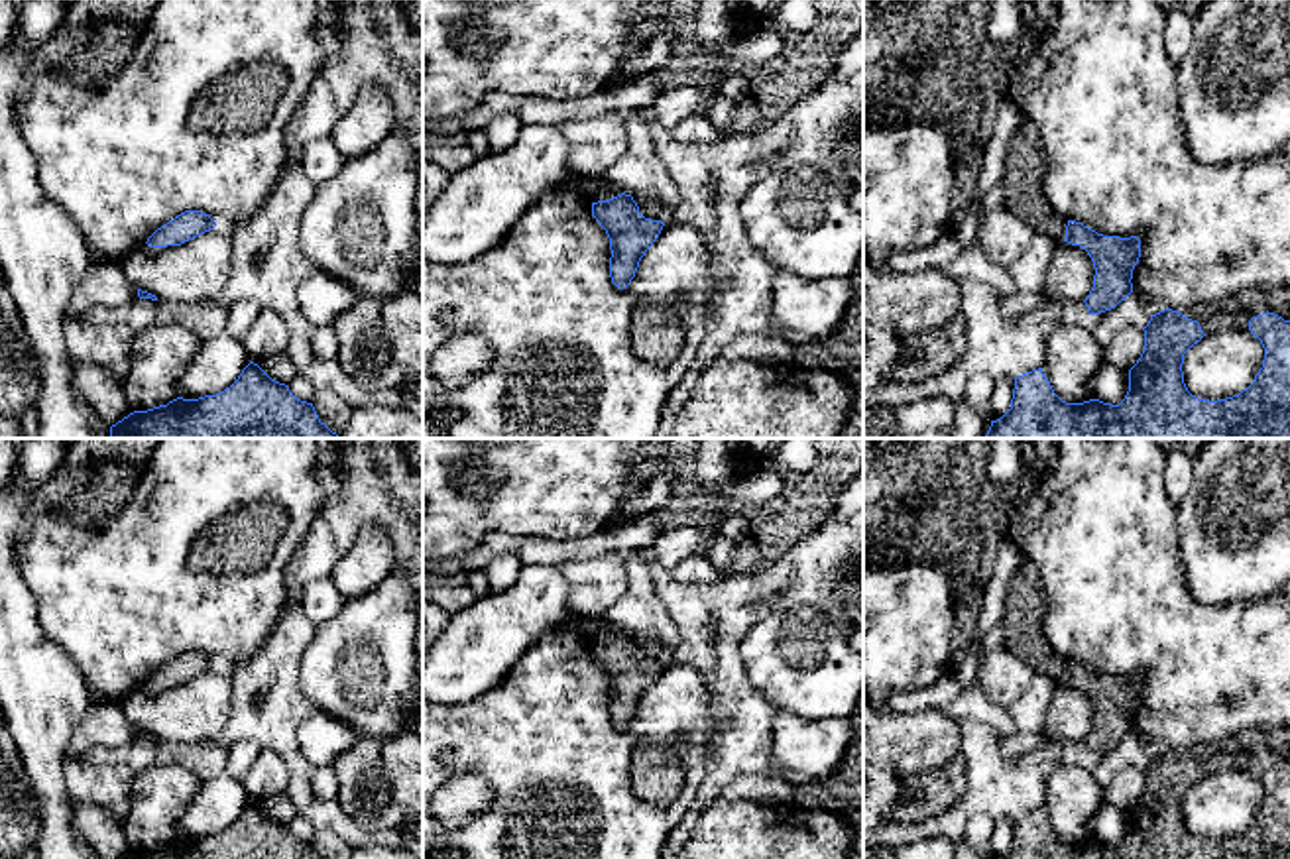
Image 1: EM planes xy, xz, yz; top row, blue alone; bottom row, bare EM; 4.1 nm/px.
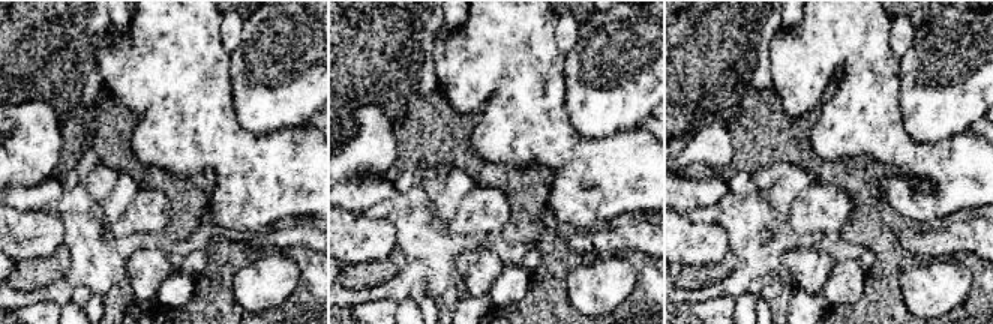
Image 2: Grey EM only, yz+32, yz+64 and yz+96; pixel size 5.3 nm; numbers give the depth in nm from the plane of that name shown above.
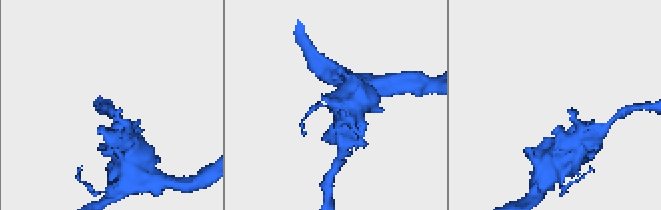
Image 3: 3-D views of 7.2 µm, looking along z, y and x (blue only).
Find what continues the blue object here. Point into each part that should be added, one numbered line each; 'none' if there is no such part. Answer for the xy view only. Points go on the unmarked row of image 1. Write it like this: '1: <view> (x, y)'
none

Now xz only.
1: xz (600, 629)

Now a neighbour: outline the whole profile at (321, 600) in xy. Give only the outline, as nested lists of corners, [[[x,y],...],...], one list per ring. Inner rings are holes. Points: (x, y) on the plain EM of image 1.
[[[328,576],[307,582],[297,596],[297,605],[315,627],[334,619],[344,603],[346,600]]]

